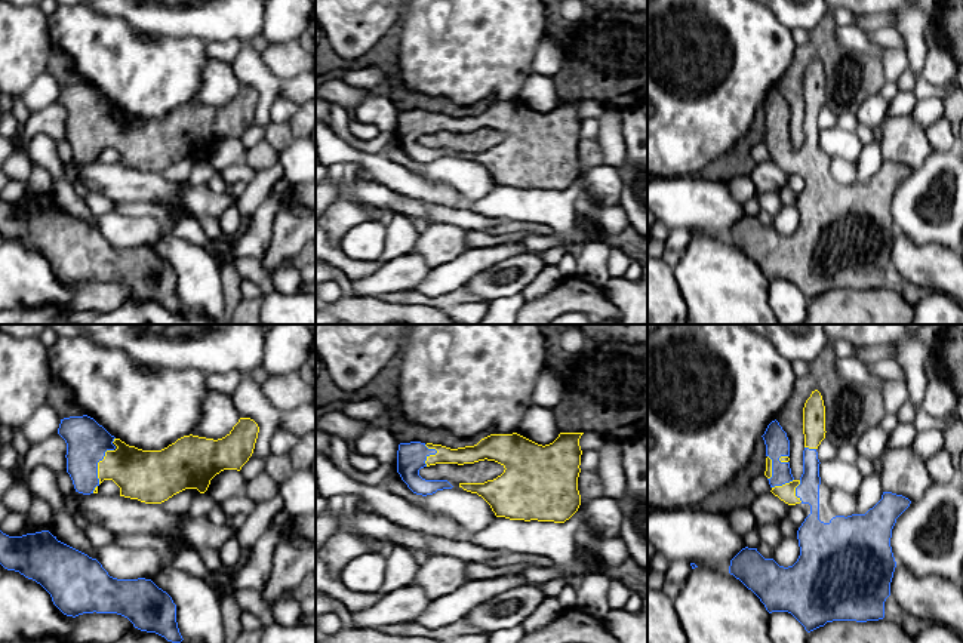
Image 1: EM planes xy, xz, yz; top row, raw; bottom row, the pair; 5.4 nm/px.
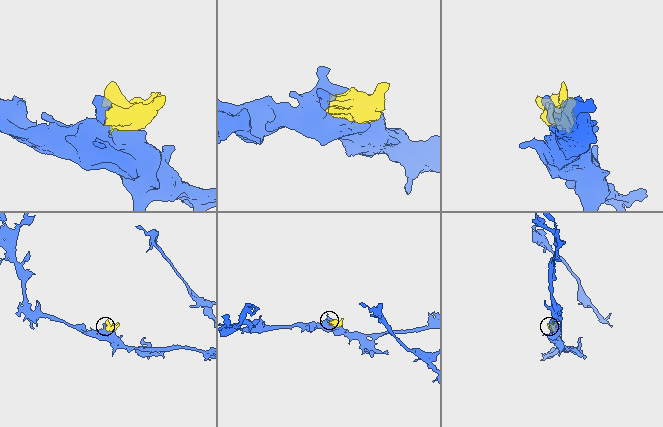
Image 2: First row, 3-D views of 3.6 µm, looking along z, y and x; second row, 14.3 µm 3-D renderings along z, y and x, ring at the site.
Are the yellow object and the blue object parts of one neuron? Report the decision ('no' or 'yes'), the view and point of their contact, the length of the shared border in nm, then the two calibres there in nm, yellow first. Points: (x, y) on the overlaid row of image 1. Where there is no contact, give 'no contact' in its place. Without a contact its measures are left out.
yes | xy (98, 468) | 260 nm | 280/220 nm

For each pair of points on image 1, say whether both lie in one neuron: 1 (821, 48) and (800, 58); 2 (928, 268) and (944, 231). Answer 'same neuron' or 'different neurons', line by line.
1: same neuron
2: different neurons

